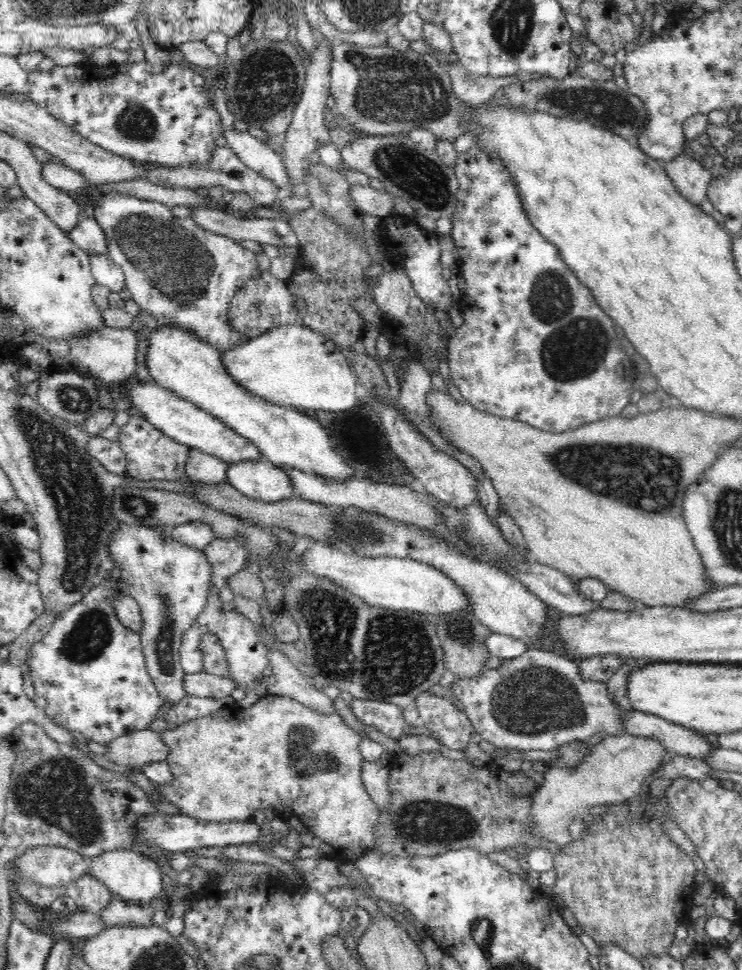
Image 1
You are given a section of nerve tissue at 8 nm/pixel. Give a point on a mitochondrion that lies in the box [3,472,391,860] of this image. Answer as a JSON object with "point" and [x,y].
{"point":[54,792]}

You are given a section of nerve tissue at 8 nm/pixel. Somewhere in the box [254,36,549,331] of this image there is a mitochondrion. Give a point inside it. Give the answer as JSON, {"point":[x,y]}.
{"point":[389,92]}

